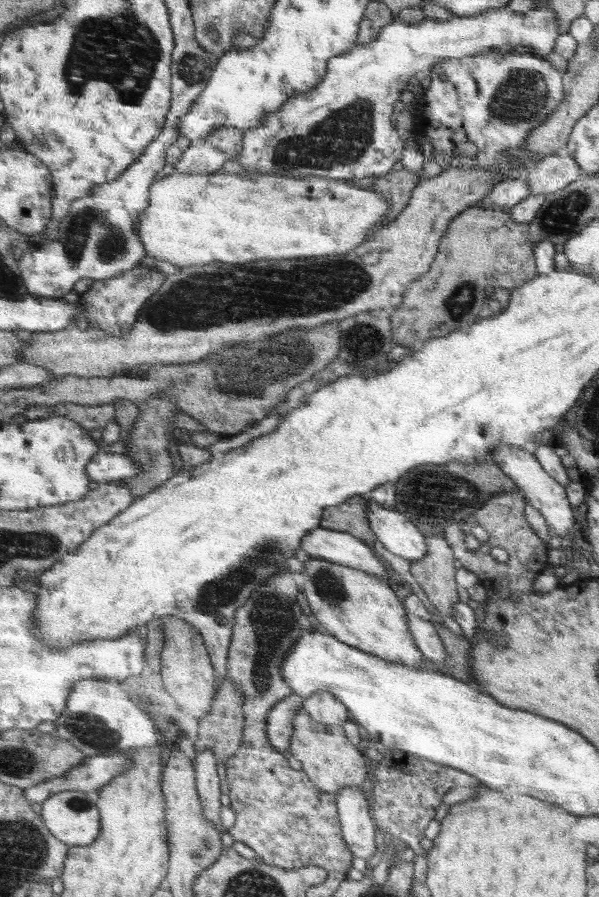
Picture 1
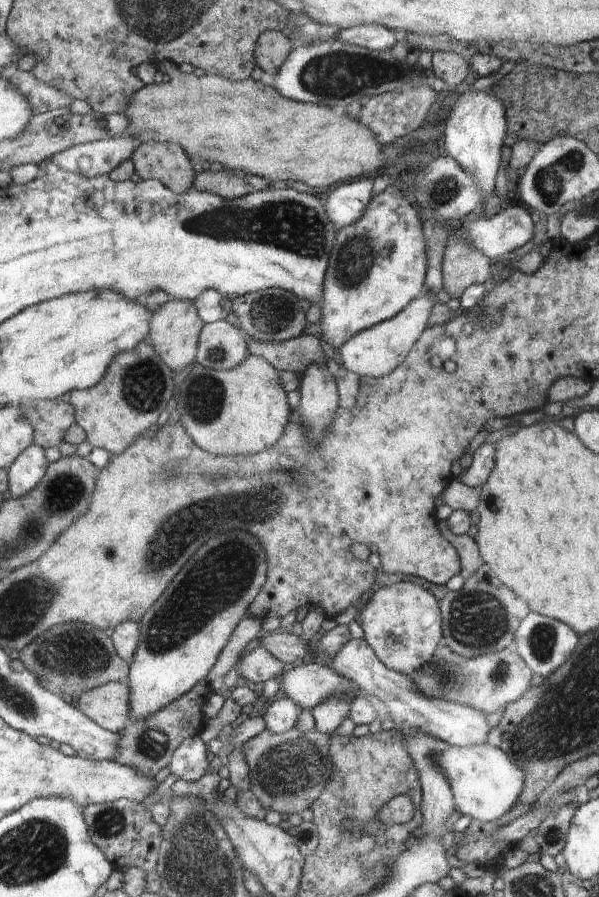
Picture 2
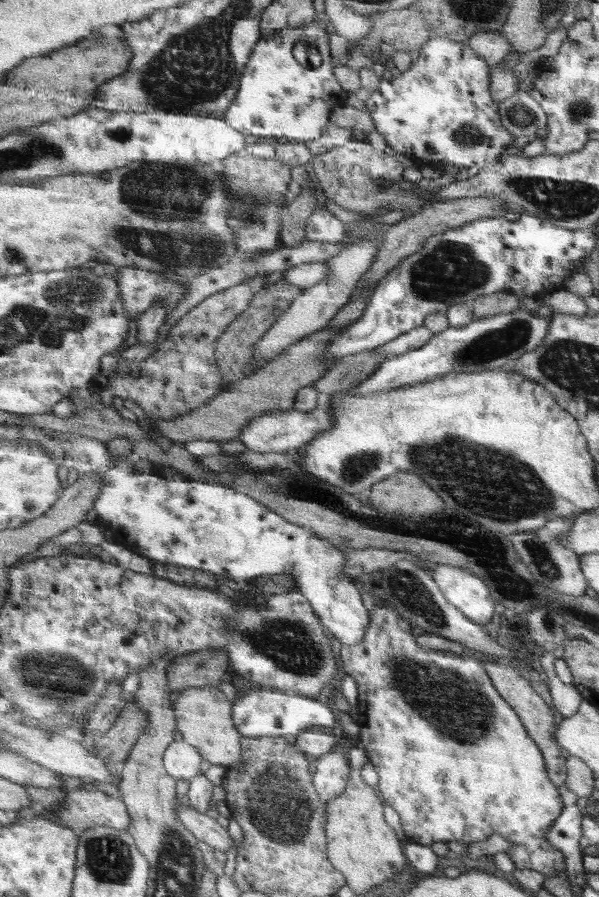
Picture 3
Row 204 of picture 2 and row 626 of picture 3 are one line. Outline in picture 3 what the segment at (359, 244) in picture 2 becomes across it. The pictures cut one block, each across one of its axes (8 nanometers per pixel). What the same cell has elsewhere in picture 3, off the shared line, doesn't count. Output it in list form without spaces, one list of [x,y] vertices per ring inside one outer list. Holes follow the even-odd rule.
[[[377,594],[376,606],[370,612],[373,612],[373,614],[370,626],[365,632],[364,640],[355,645],[339,646],[338,652],[340,652],[342,666],[346,674],[354,678],[357,684],[358,718],[355,722],[360,727],[358,739],[362,741],[370,764],[374,766],[378,773],[379,781],[376,787],[382,793],[382,800],[386,800],[386,804],[390,804],[398,812],[408,841],[431,845],[437,842],[448,844],[452,840],[457,840],[468,844],[484,840],[490,835],[502,835],[511,840],[511,847],[506,853],[510,856],[517,869],[540,871],[545,878],[556,876],[562,871],[566,872],[565,853],[561,849],[555,849],[549,843],[548,837],[546,837],[548,836],[549,828],[561,816],[564,804],[560,800],[556,785],[549,779],[546,760],[541,750],[538,750],[539,745],[534,744],[534,740],[529,737],[529,734],[526,734],[525,726],[522,726],[522,722],[516,716],[517,711],[497,691],[497,687],[493,684],[482,660],[478,656],[473,656],[469,653],[461,655],[420,646],[416,642],[416,637],[412,635],[412,624],[395,609],[385,604],[379,594]]]

